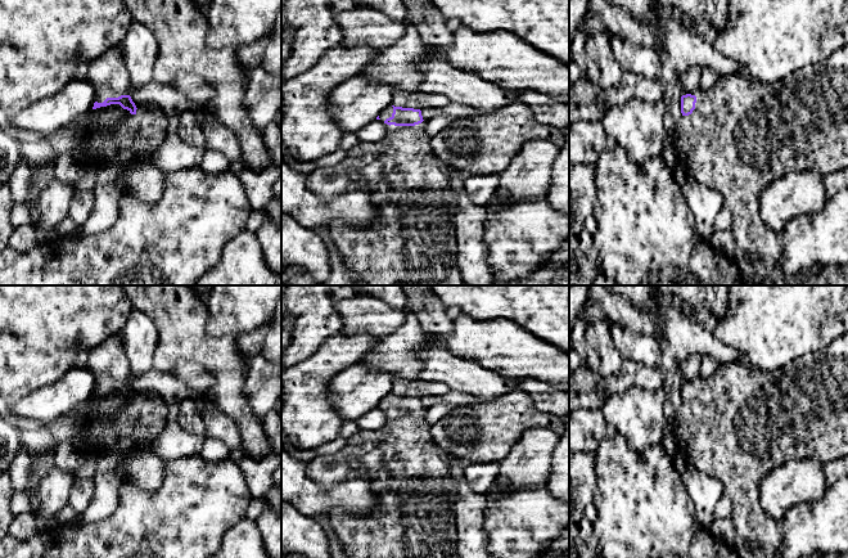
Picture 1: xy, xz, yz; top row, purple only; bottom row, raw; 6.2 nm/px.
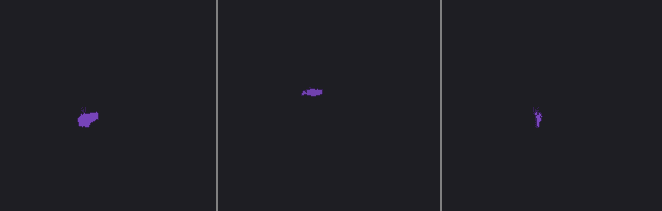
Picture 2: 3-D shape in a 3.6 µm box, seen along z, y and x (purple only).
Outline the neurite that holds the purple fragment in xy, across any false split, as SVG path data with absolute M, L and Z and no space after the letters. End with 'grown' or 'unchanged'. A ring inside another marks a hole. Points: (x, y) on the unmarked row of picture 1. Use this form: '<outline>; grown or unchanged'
M121 334L112 336L91 348L87 368L96 375L96 390L93 397L119 392L131 402L136 402L137 396L128 383L130 363Z; grown

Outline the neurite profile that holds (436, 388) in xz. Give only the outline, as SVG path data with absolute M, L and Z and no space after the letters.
M393 379L391 393L414 397L433 397L448 393L451 390L442 382L424 382L421 379Z

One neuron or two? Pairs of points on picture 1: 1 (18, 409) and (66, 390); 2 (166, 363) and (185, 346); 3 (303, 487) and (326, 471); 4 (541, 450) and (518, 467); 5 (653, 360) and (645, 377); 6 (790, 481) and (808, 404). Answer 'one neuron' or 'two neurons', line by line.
1: one neuron
2: one neuron
3: two neurons
4: one neuron
5: two neurons
6: two neurons

